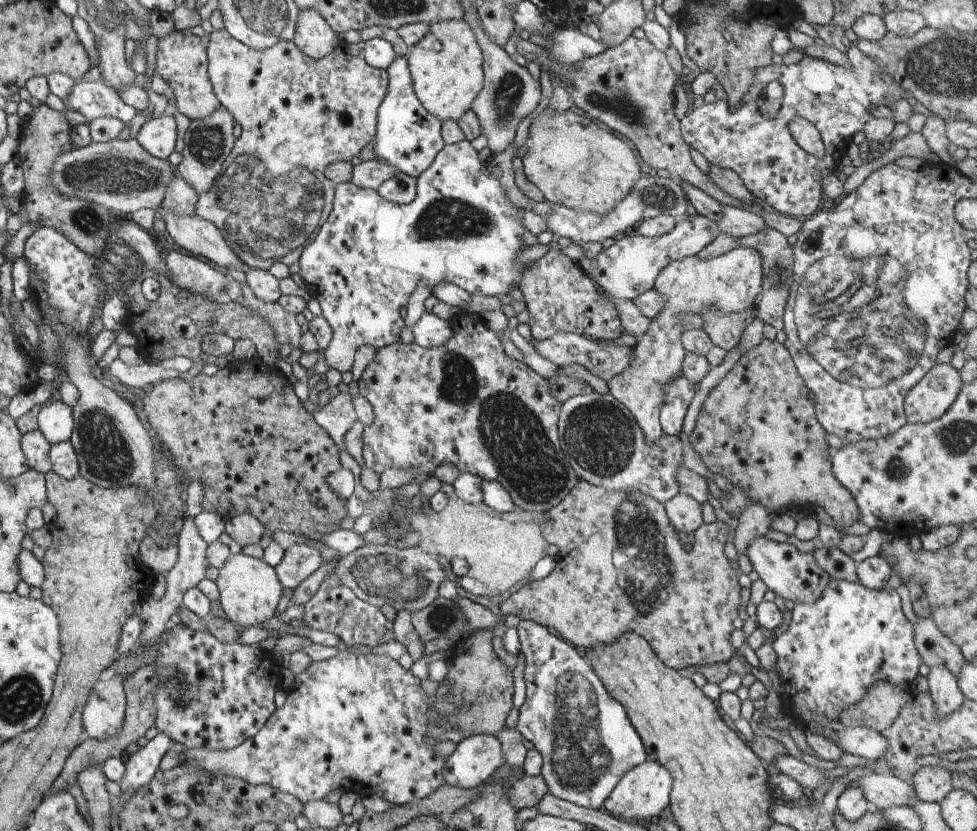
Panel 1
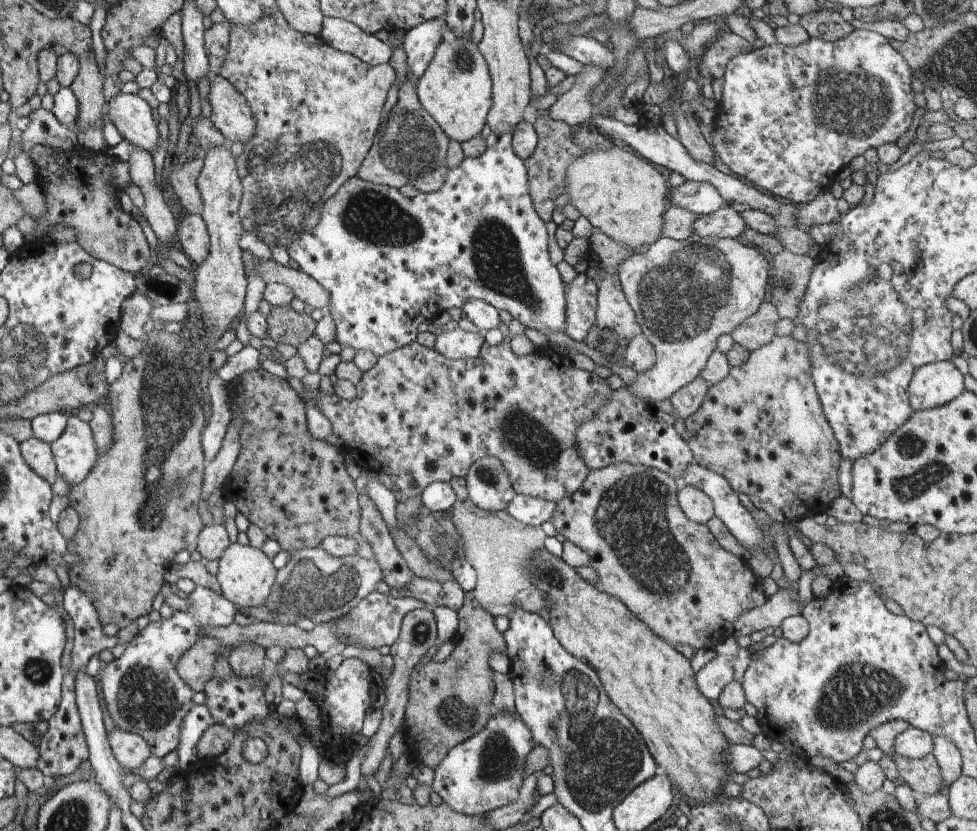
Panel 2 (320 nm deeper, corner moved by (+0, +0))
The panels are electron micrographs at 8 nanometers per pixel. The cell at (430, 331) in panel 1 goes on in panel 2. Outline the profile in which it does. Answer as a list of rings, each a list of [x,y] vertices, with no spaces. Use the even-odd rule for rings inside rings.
[[[458,328],[452,332],[440,332],[436,335],[432,348],[449,359],[461,360],[462,358],[477,359],[480,355],[480,346],[484,344],[483,334],[464,332]]]

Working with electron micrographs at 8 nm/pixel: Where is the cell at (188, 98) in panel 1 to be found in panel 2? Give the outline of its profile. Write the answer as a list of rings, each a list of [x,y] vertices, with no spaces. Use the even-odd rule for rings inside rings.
[[[217,75],[210,82],[208,102],[212,107],[210,120],[228,144],[248,142],[256,129],[247,100],[230,81]]]

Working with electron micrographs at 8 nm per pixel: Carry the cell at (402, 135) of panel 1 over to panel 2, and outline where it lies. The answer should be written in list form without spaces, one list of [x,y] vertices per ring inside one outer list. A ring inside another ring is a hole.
[[[443,17],[428,20],[405,32],[402,48],[407,56],[408,81],[418,83],[445,37],[449,37],[449,33]]]

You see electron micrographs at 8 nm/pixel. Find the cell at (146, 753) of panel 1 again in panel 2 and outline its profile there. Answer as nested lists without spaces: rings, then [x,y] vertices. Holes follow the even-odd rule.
[[[205,704],[192,706],[188,710],[188,715],[184,716],[183,724],[180,724],[180,743],[178,747],[178,756],[181,765],[188,766],[195,764],[197,758],[195,756],[195,748],[202,734],[206,732],[206,728],[214,725],[214,720],[208,712]]]

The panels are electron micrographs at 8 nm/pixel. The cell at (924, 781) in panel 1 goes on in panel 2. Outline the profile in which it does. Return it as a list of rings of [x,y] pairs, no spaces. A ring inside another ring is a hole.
[[[896,752],[888,757],[896,764],[904,782],[914,792],[935,794],[942,790],[944,776],[942,776],[942,770],[932,754],[914,760],[904,758]]]

